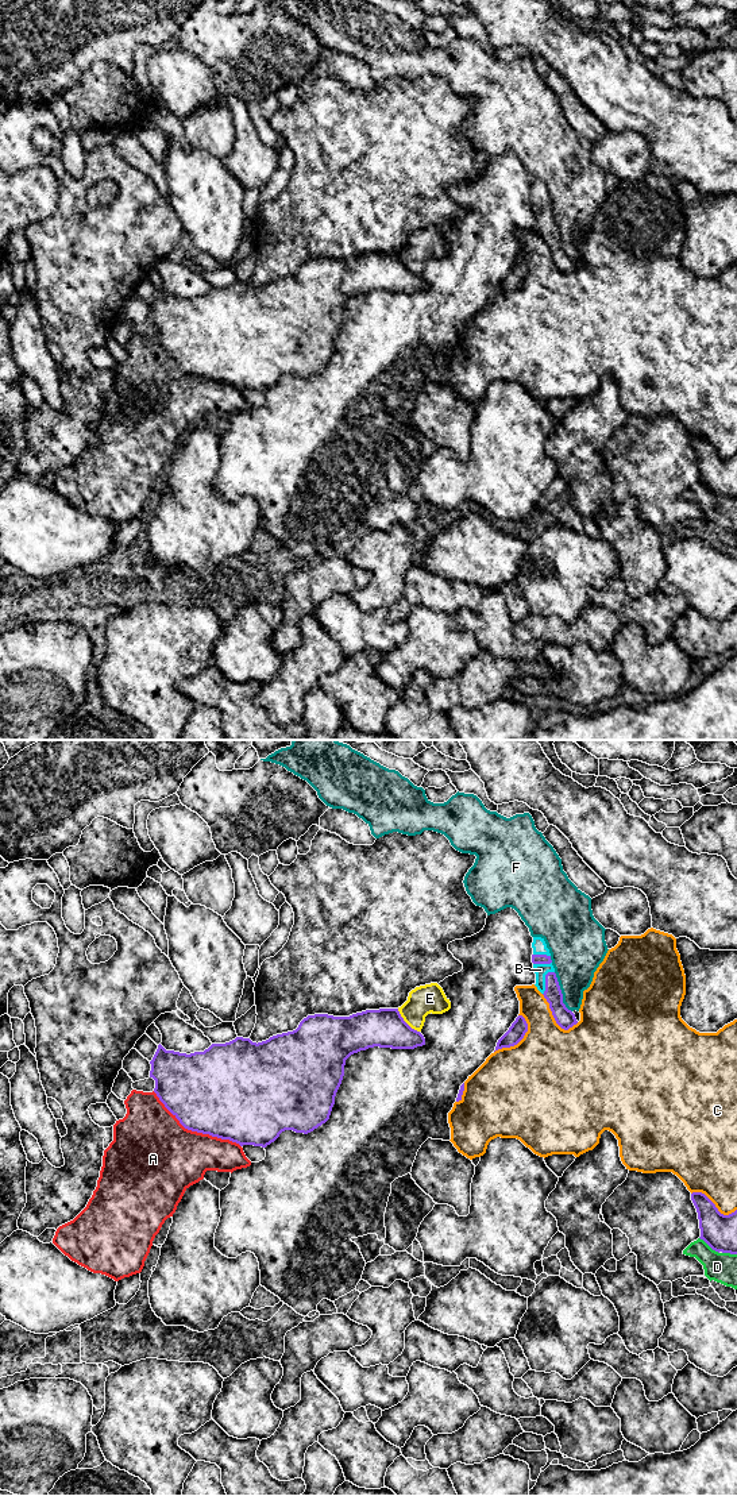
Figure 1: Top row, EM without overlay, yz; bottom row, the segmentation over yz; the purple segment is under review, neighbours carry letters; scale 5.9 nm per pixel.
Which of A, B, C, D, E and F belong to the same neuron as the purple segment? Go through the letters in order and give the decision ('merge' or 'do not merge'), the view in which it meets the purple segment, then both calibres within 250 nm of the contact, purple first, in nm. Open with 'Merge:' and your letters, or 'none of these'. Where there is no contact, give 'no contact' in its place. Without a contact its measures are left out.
Merge: B
A: do not merge | yz | 500/440 nm
B: merge | yz | 110/80 nm
C: do not merge | yz | 100/500 nm
D: do not merge | yz | 200/180 nm
E: do not merge | yz | 240/170 nm
F: do not merge | yz | 110/300 nm

